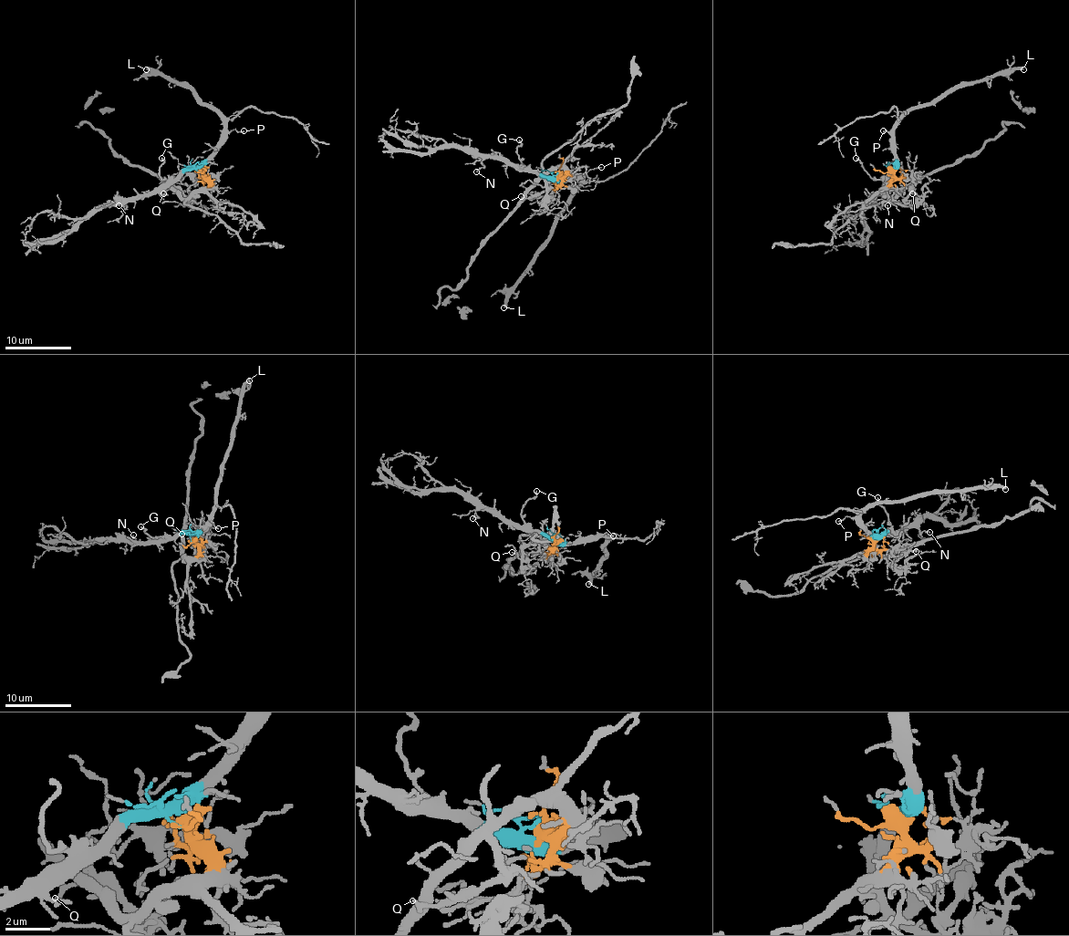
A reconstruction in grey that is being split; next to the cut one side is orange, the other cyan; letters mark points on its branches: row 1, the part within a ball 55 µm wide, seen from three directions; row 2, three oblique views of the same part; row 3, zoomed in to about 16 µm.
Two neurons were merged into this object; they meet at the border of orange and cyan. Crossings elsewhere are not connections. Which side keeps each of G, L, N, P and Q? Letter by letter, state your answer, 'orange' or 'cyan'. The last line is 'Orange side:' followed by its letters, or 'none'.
G: cyan
L: cyan
N: cyan
P: cyan
Q: orange
Orange side: Q

